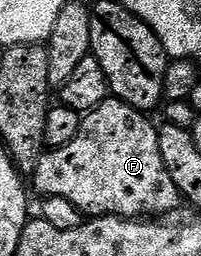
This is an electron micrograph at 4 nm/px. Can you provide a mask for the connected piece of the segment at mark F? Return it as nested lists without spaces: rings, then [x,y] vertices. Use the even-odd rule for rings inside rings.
[[[105,99],[103,105],[82,118],[75,141],[46,150],[42,155],[31,176],[31,183],[37,186],[38,196],[67,197],[67,201],[78,207],[85,217],[117,215],[120,219],[139,219],[165,217],[176,212],[176,207],[182,206],[183,200],[175,181],[171,181],[171,173],[167,173],[167,165],[163,165],[163,153],[159,153],[158,128],[155,123],[153,127],[149,119],[152,118],[146,112],[136,111],[121,99]]]

